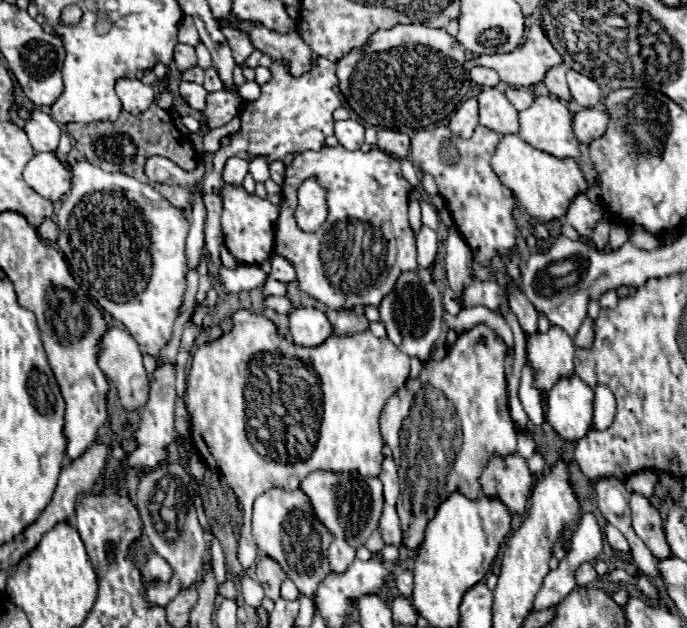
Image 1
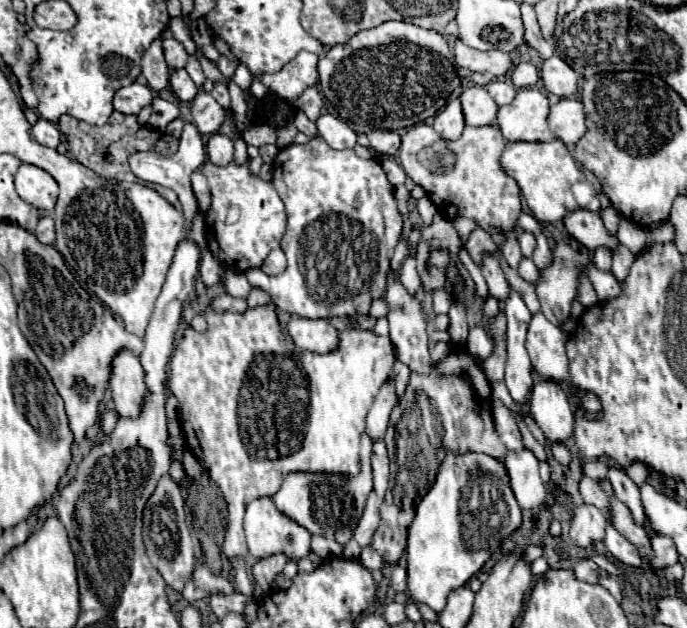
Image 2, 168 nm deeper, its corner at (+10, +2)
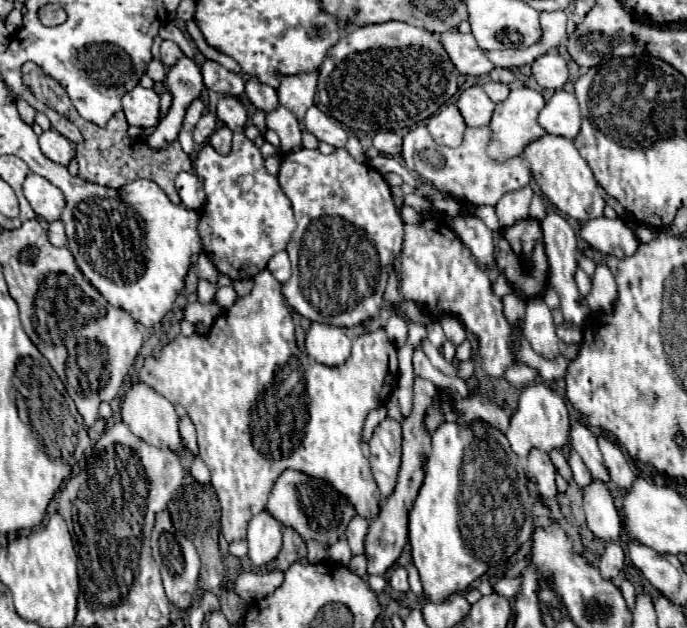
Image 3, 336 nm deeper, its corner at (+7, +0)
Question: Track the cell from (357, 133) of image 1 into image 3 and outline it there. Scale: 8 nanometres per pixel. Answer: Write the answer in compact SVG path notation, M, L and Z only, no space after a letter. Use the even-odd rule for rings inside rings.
M311 106L305 112L303 124L305 124L305 130L311 132L319 142L327 142L335 148L343 148L347 142L347 132L343 130L343 126L335 118L323 114L317 106Z

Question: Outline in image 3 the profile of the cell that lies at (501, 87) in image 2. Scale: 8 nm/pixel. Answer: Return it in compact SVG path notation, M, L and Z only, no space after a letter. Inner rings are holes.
M493 80L483 82L483 90L487 92L487 96L493 102L503 102L509 96L509 86L507 84L501 84L501 82L493 82Z

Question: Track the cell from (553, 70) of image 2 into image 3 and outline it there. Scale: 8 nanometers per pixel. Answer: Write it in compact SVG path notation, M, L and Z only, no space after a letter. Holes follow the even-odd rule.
M543 54L531 64L531 74L539 86L561 90L567 82L567 62L559 54Z

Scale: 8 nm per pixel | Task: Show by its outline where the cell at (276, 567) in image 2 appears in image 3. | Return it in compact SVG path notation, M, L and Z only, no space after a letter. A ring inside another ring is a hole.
M283 528L283 548L275 558L275 562L271 564L271 568L287 570L293 562L301 560L303 556L307 556L305 540L297 532L293 532L293 528Z

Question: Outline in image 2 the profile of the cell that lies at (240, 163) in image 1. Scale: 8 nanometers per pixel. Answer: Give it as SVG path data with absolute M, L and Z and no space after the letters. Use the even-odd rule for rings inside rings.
M212 134L206 146L208 152L208 160L216 166L228 166L234 158L234 144L230 138L222 136L222 134Z

